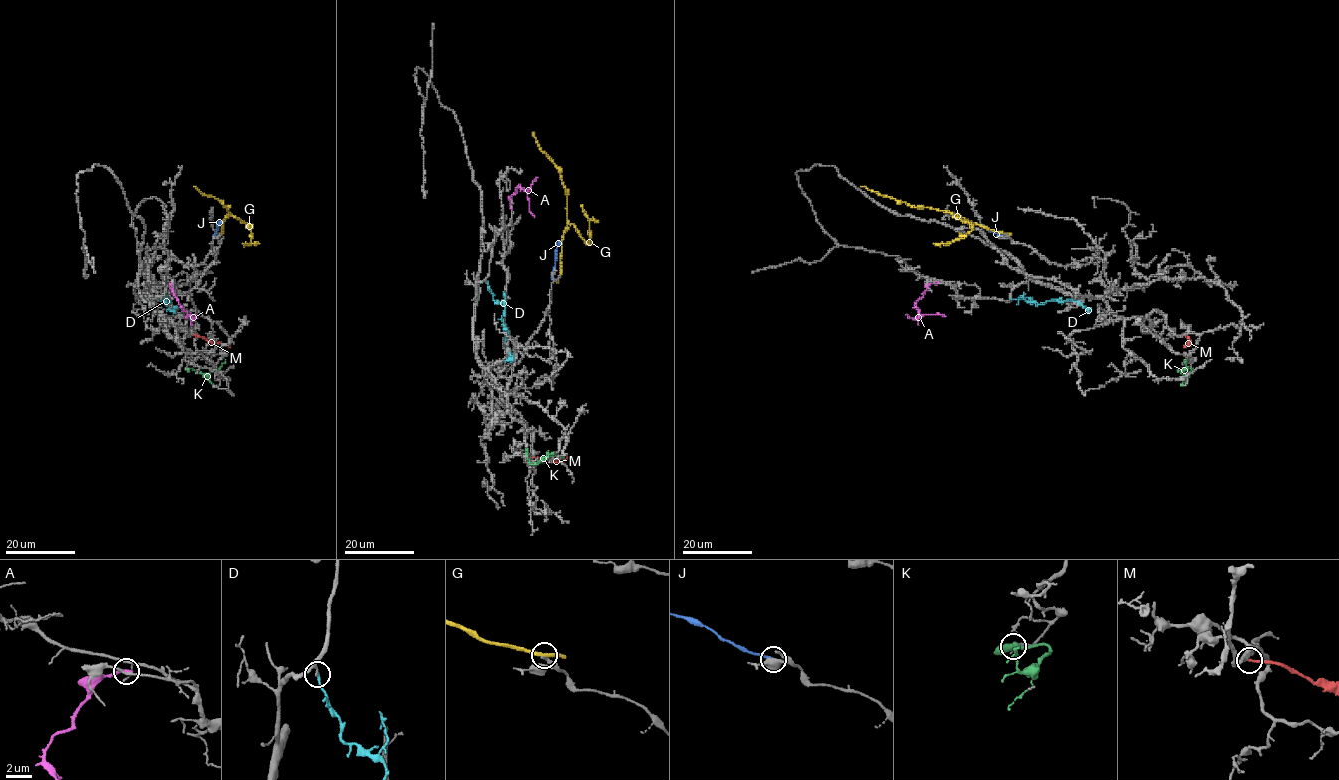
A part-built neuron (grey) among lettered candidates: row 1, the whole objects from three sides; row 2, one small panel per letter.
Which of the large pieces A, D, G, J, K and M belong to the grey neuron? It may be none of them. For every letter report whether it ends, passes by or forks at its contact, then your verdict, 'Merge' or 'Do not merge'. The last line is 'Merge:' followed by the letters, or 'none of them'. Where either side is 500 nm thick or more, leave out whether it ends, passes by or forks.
A: It ends there. Do not merge
D: It ends there. Do not merge
G: It passes by. Do not merge
J: Do not merge
K: It passes by. Do not merge
M: It ends there. Do not merge
Merge: none of them

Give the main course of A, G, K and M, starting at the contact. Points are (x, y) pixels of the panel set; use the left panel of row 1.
A: (173, 282), (172, 291), (182, 308), (195, 316)
G: (221, 233), (229, 214), (228, 208), (194, 186)
K: (187, 368), (208, 375), (225, 359)
M: (192, 335), (230, 347)

